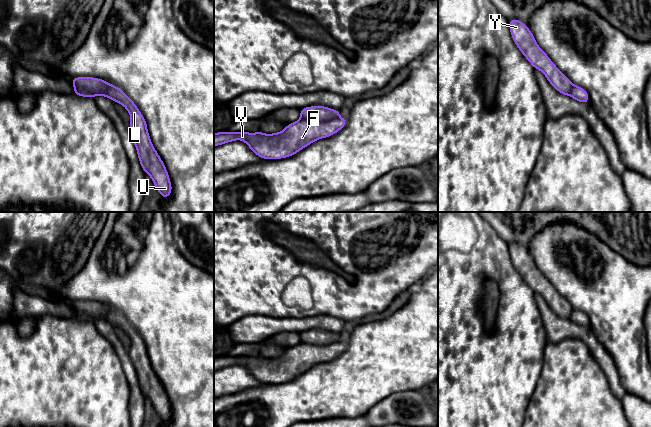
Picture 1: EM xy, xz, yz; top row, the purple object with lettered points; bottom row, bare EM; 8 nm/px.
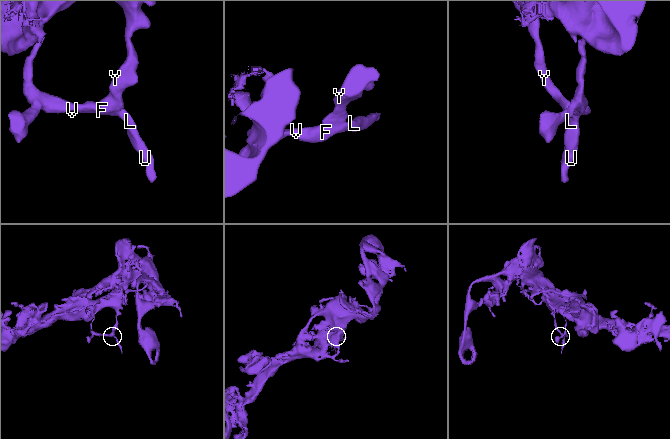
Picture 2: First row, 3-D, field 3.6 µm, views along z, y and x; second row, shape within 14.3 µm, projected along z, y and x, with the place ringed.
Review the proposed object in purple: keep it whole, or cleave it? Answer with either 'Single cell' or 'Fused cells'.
Single cell

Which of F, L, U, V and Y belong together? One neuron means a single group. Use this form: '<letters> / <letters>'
F L U V Y

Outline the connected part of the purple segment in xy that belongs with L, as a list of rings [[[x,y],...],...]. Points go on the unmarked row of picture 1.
[[[74,301],[71,303],[74,319],[82,321],[96,321],[102,319],[110,322],[114,327],[119,326],[126,332],[131,341],[129,356],[137,374],[142,393],[148,398],[155,412],[163,423],[172,417],[172,409],[166,391],[155,374],[148,354],[147,346],[136,328],[119,311],[95,301]]]

